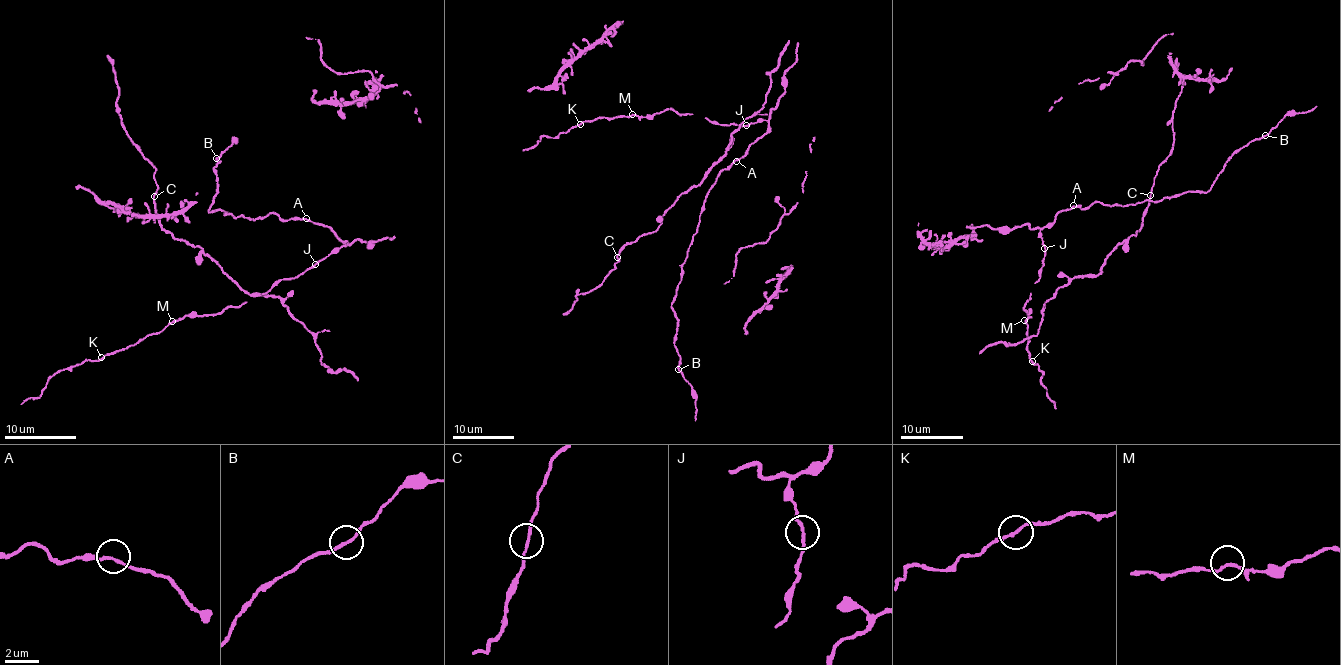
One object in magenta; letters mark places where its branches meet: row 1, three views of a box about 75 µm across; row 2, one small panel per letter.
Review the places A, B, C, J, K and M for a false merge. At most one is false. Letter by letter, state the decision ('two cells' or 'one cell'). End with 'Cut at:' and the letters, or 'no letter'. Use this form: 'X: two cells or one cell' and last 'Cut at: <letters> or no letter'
A: one cell
B: one cell
C: one cell
J: one cell
K: one cell
M: one cell
Cut at: no letter

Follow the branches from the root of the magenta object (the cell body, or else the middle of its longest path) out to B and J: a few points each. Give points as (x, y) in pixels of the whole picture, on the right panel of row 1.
B: (1072, 206), (1086, 208), (1095, 202), (1133, 205), (1188, 191), (1206, 192), (1226, 162), (1265, 135)
J: (1072, 206), (1063, 209), (1050, 224), (1040, 229), (1044, 248)

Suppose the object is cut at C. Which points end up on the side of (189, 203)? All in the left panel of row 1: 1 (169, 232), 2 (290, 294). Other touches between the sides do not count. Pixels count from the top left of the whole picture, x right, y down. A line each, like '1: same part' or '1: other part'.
1: other part
2: other part

